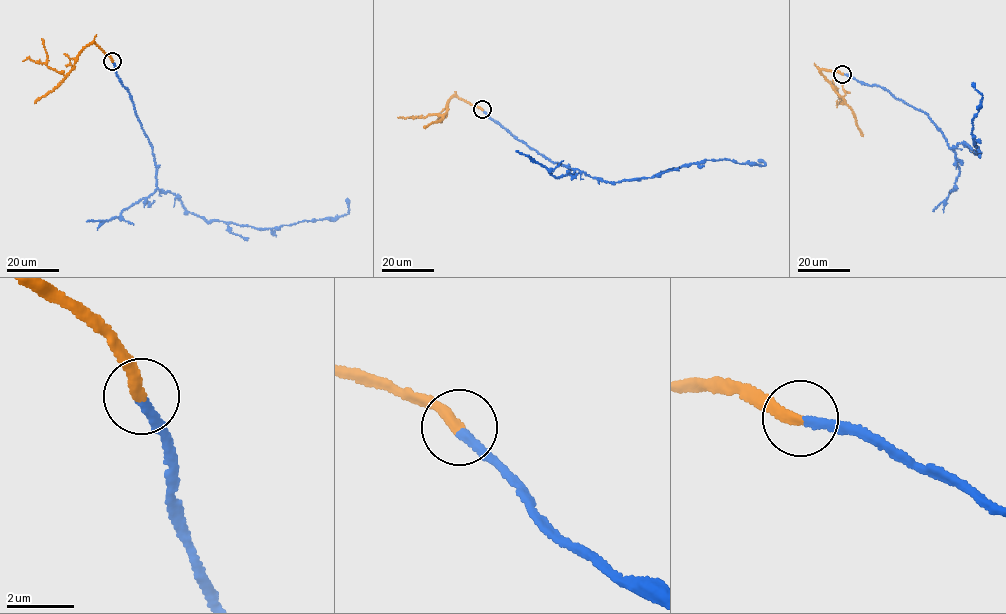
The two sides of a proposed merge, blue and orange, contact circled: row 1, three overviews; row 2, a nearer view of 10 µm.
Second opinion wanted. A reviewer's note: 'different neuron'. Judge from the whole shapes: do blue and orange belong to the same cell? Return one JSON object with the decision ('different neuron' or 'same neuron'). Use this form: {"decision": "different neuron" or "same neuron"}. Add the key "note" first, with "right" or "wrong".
{"note": "wrong", "decision": "same neuron"}

